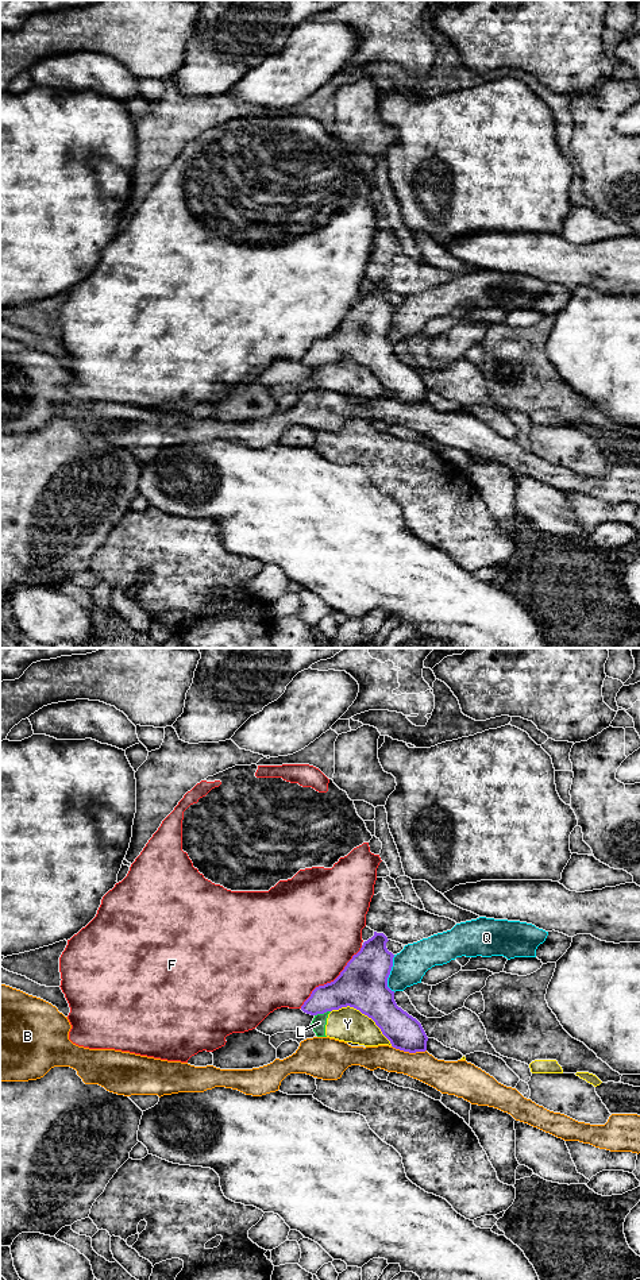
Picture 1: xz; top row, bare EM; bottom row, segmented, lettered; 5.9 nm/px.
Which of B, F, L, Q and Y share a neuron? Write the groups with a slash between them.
B / F / L Y / Q

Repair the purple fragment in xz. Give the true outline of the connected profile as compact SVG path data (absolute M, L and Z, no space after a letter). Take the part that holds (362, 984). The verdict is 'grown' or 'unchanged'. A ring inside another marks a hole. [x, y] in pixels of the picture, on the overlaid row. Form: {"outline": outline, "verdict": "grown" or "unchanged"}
{"outline": "M374 932L374 936L363 942L361 951L352 956L334 982L319 986L312 991L301 1010L317 1015L347 1006L354 1007L375 1022L393 1048L409 1053L425 1052L428 1037L421 1023L397 1006L394 991L388 987L394 957L386 948L388 941L383 933Z", "verdict": "unchanged"}

